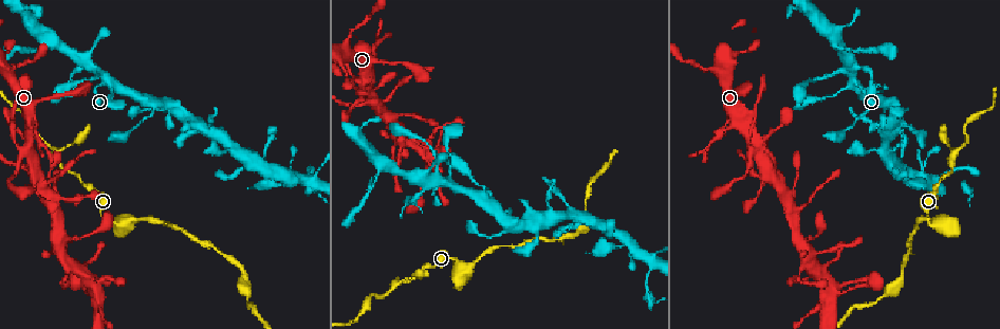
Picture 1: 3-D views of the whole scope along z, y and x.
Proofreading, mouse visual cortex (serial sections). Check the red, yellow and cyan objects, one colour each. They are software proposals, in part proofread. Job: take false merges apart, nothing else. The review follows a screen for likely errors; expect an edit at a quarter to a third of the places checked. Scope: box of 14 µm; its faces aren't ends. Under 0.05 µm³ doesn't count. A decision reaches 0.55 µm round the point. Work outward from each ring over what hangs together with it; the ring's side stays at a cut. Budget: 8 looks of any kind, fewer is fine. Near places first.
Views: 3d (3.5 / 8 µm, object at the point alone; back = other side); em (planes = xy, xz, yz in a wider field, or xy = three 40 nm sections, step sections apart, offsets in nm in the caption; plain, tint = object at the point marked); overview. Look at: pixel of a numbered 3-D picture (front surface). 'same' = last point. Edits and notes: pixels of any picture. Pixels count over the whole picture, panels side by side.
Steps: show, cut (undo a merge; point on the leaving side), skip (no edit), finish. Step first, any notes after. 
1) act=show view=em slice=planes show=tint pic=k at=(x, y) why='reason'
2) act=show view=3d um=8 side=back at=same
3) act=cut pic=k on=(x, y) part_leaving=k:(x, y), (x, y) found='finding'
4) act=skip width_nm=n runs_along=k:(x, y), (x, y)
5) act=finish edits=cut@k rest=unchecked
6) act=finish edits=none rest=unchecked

act=show view=em slice=xy step=2 show=tint pic=1 at=(952, 155) why='narrows sharply'

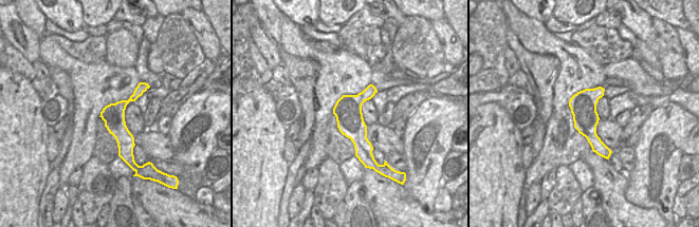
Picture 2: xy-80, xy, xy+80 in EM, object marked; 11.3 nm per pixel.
act=show view=3d um=3.5 side=back at=same

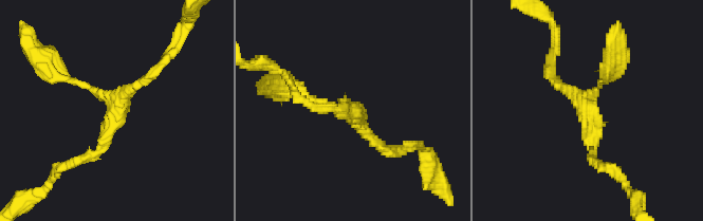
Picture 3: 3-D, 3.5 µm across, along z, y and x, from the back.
act=skip width_nm=320 runs_along=3:(73, 163), (99, 150), (122, 94), (151, 72) found='one cell here'

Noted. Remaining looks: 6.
act=show view=3d um=3.5 side=back pic=1 at=(869, 84) why='sharp bend'

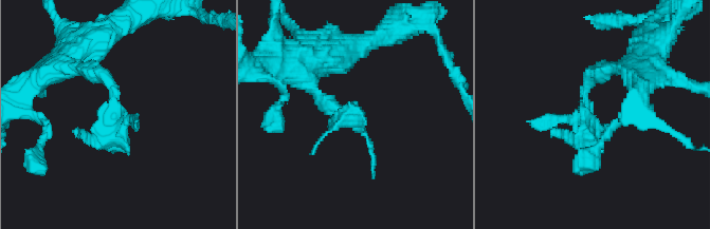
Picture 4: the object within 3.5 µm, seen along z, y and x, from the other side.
act=show view=em slice=xy step=5 show=tint pic=4 at=(589, 119) why='now the EM'

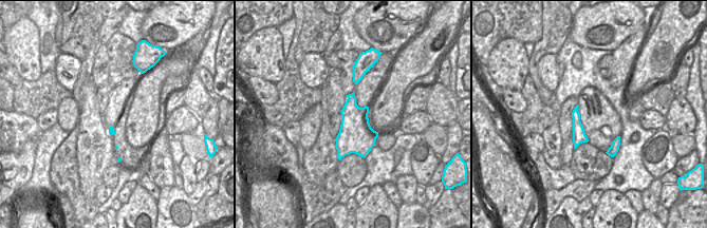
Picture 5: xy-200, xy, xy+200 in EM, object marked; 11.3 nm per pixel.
act=show view=em slice=xy step=1 show=tint at=same why='another direction'

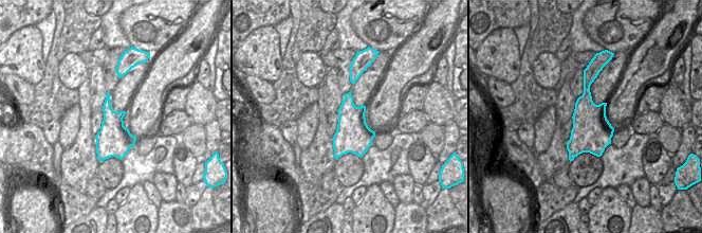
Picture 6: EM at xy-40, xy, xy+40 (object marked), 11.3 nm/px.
act=skip width_nm=400 runs_along=4:(605, 68), (586, 83), (586, 135), (550, 129) found='continuous, no second cell'

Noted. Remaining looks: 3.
act=show view=3d um=3.5 pic=1 at=(838, 70) why='calibre changes'

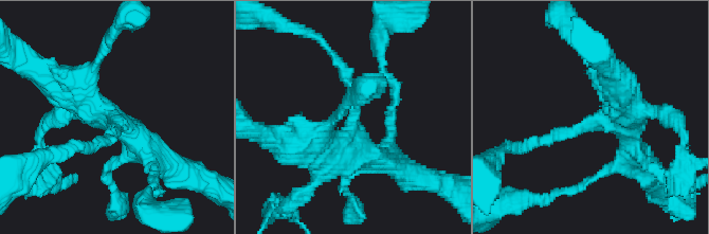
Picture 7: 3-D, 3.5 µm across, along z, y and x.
act=show view=em slice=xy step=3 show=tint pic=7 at=(589, 122) arm_widths_nm=200,350 why='shape alone is not enough'

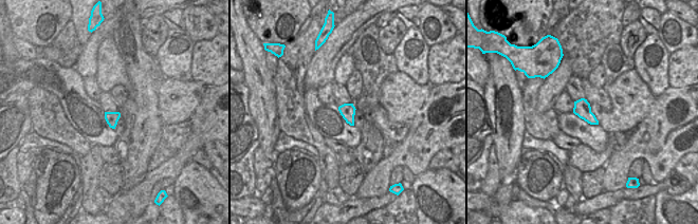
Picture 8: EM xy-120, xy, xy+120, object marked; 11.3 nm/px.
act=skip width_nm=170 runs_along=7:(373, 161), (353, 156), (353, 96), (337, 58) found='one cell here'

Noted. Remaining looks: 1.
act=finish edits=none rest=unchecked

